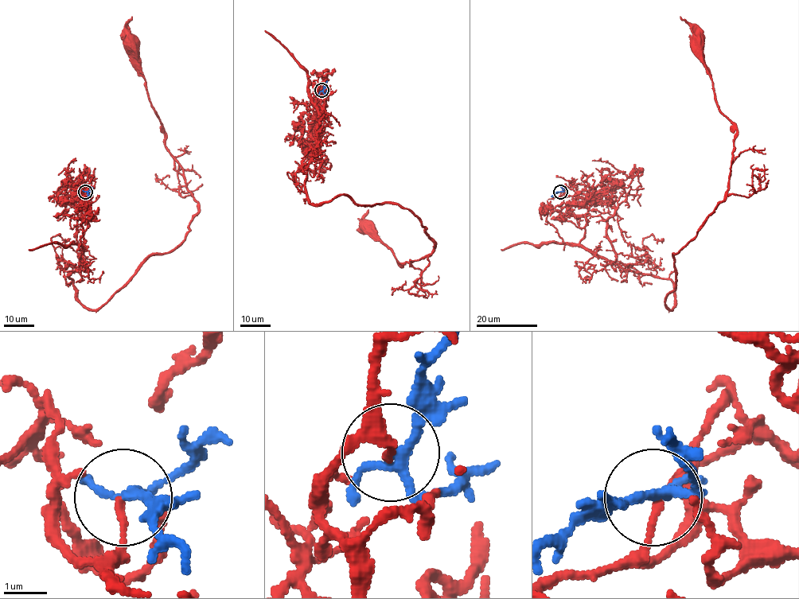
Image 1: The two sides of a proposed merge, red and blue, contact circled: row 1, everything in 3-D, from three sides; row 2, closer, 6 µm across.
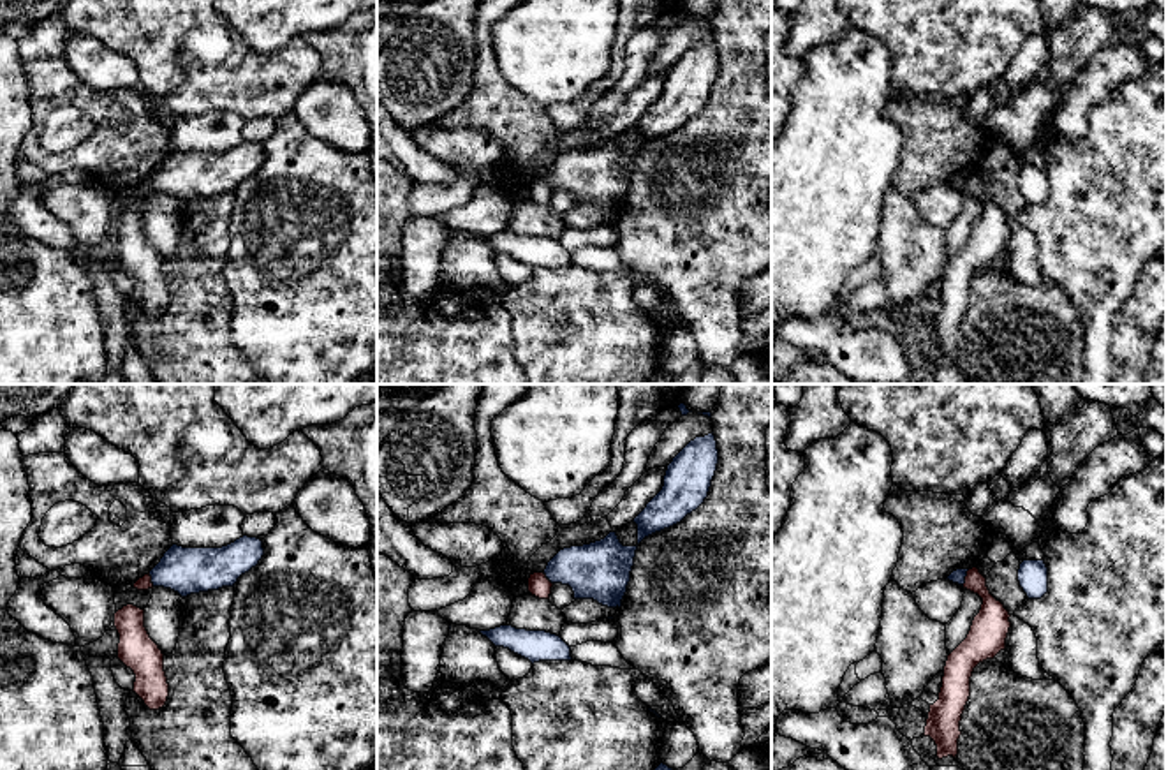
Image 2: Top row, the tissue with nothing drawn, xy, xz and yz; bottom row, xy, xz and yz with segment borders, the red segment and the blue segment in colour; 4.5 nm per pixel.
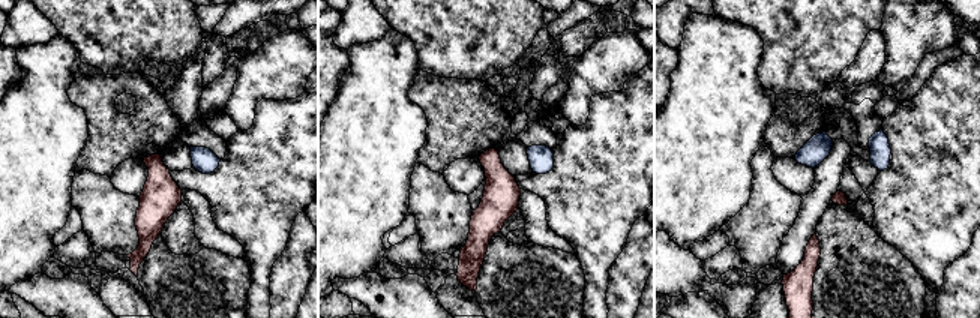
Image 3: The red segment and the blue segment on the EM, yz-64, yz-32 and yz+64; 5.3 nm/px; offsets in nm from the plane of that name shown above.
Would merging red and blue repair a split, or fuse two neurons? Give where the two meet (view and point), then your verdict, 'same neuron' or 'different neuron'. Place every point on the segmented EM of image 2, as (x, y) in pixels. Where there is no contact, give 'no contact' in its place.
contact yz (966, 578); different neuron

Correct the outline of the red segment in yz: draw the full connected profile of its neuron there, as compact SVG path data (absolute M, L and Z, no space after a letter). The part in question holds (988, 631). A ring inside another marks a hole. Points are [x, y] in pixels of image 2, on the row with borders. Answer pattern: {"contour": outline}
{"contour": "M978 567L967 571L963 589L983 599L967 638L948 655L939 700L930 705L925 737L937 745L937 758L956 758L962 714L970 696L974 668L1006 648L1009 611L997 601Z"}

